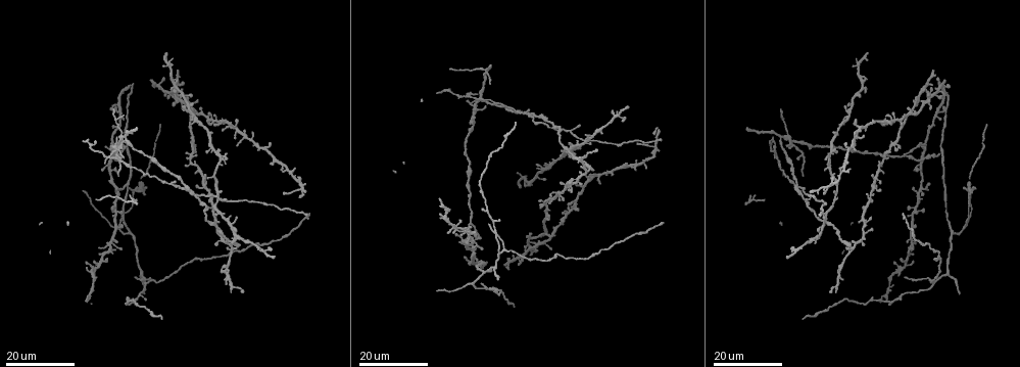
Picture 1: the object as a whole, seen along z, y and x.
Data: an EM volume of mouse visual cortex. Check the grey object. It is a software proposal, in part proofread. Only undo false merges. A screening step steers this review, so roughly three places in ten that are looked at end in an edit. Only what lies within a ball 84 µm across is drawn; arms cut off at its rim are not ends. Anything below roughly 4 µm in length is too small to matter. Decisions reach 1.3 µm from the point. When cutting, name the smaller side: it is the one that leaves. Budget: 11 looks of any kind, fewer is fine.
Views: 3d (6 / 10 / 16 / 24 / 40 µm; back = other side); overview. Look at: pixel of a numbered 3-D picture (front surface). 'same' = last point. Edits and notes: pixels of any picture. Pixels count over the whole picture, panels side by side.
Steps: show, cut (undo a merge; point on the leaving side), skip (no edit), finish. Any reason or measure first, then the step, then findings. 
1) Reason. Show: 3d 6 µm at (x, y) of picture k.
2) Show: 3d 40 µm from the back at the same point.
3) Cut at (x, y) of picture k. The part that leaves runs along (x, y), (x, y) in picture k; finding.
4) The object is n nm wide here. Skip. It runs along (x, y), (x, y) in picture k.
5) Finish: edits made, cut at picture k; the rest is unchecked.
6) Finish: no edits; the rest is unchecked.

Looks like a crossing. Show: 3d 24 µm at (913, 242) of picture 1.

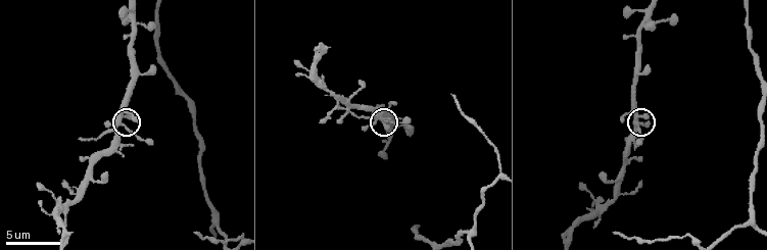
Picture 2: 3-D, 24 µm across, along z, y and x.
Show: 3d 6 µm at (378, 120) of picture 2.

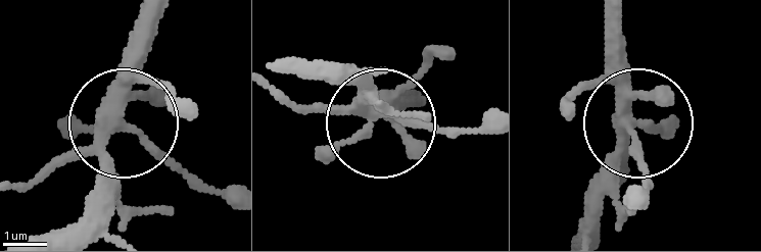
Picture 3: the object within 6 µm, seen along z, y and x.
Skip. It runs along (615, 18), (615, 85), (649, 202) in picture 3; continuous, no second cell.

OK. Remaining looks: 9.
Three-way junction. Show: 3d 10 µm at (58, 205) of picture 2.

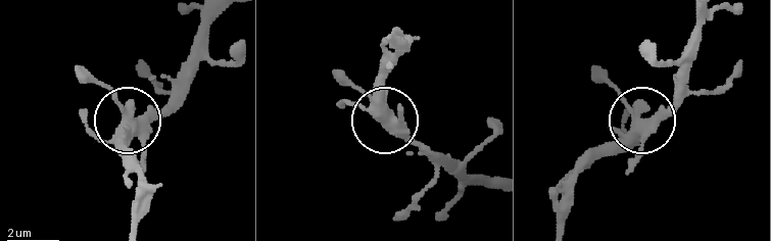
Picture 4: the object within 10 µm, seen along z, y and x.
From behind. Show: 3d 10 µm from the back at (125, 118) of picture 4.

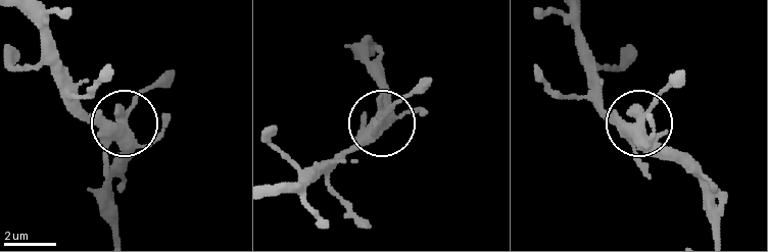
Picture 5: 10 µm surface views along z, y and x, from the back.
The side arm is 13 µm long. Skip. It runs along (27, 16), (59, 82), (92, 112), (123, 121), (125, 171) in picture 5; all the same cell.

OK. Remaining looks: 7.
Looks like a crossing. Show: 3d 16 µm at (107, 154) of picture 1.

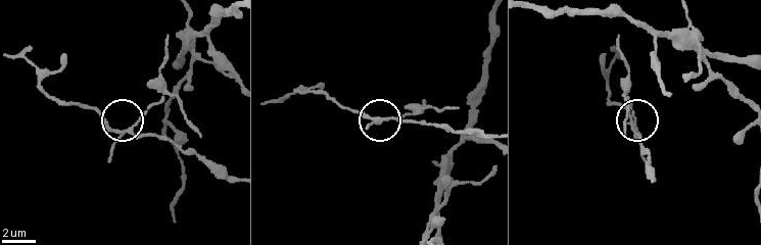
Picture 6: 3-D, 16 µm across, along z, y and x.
Show: 3d 10 µm at (129, 128) of picture 6.

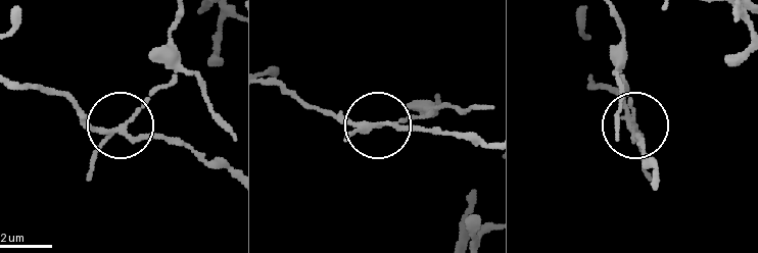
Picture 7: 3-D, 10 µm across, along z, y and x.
The object is 160 nm wide here. Cut at (90, 160) of picture 7. The part that leaves runs along (116, 131), (172, 73), (170, 27), (176, 14) in picture 7; a second cell is stuck on.

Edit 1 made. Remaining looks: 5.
Show: 3d 24 µm at (498, 104) of picture 1.

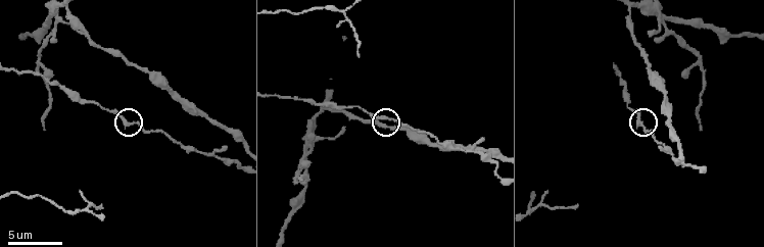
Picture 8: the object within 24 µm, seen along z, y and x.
Show: 3d 6 µm at (384, 116) of picture 8.

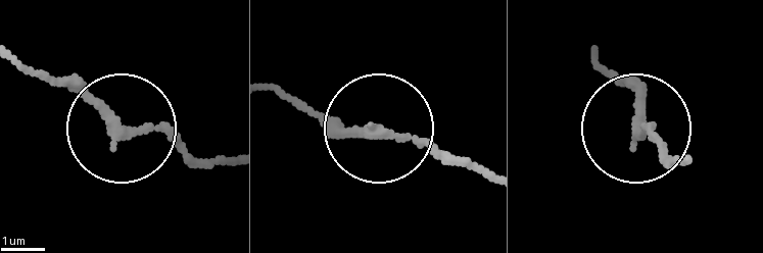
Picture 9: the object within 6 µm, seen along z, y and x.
Skip. It runs along (681, 158), (640, 125), (612, 74) in picture 9; continuous, no second cell.

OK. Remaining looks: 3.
Looks like a crossing. Show: 3d 24 µm at (541, 168) of picture 1.

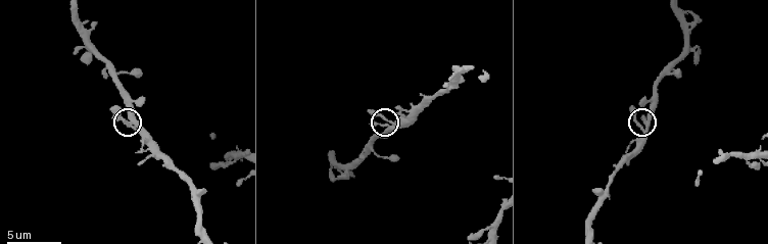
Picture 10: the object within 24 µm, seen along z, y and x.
Closer look. Show: 3d 6 µm at (384, 120) of picture 10.

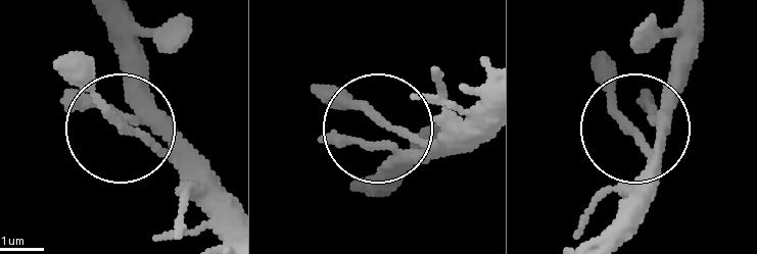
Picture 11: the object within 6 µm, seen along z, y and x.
4 arms meet here. Skip. One cell here.

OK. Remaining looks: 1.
Finish: edits made, cut at picture 7; the rest is unchecked.

